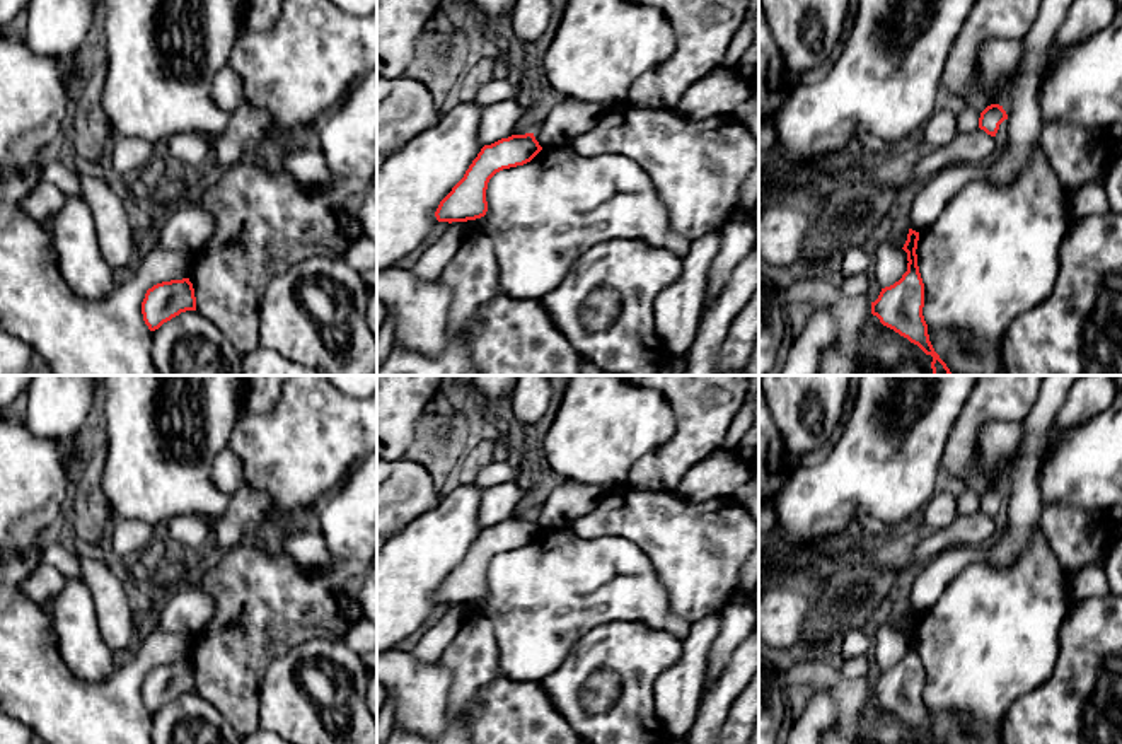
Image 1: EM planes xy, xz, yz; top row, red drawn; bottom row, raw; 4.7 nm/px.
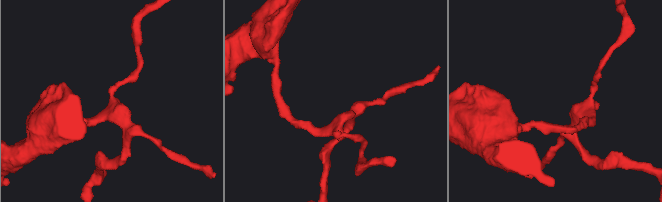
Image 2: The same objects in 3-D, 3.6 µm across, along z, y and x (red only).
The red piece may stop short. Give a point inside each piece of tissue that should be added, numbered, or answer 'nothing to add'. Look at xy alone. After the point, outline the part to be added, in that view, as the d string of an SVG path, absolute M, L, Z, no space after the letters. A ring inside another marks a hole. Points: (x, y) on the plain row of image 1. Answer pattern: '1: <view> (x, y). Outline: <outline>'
nothing to add

